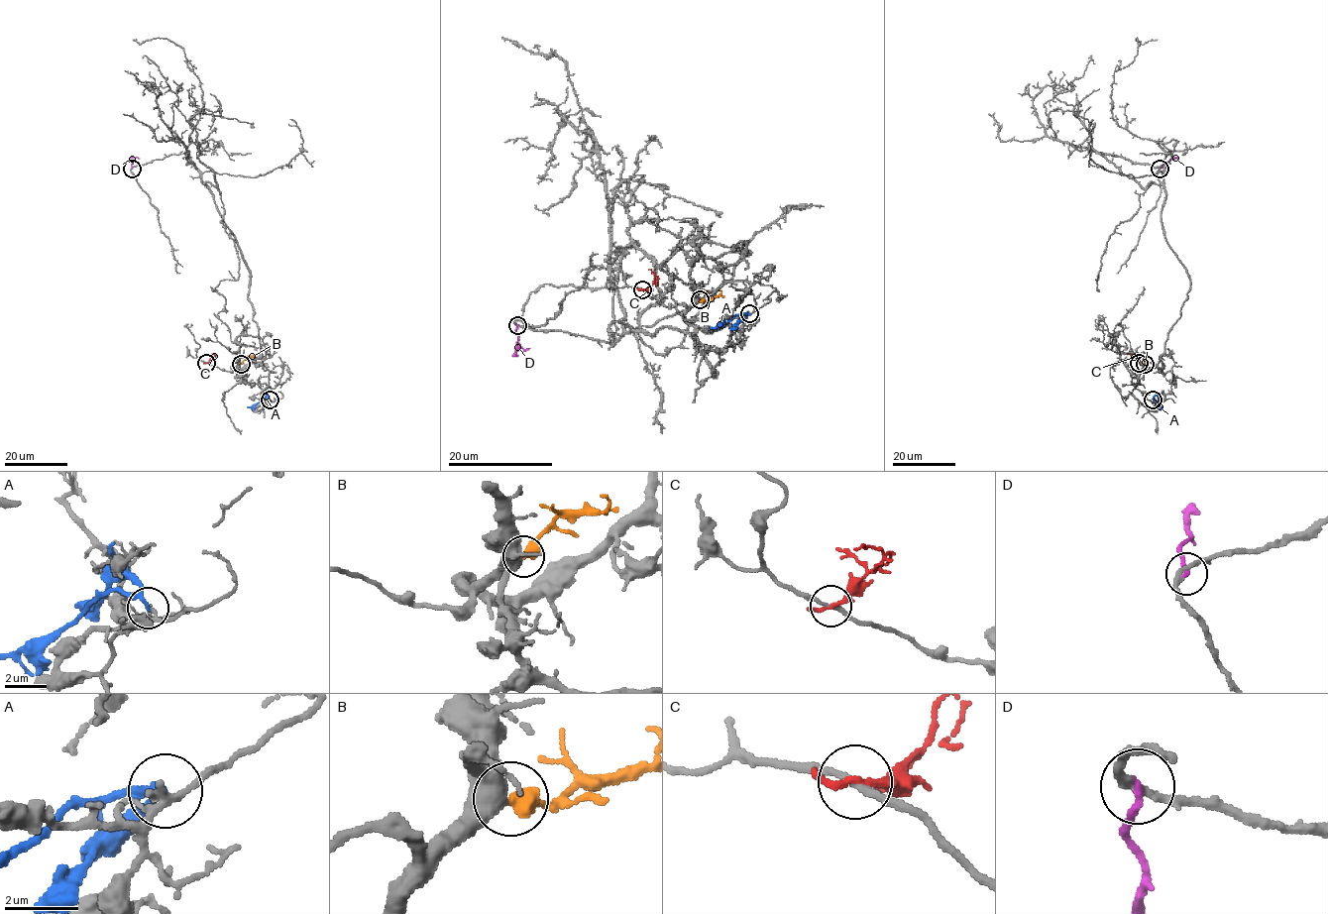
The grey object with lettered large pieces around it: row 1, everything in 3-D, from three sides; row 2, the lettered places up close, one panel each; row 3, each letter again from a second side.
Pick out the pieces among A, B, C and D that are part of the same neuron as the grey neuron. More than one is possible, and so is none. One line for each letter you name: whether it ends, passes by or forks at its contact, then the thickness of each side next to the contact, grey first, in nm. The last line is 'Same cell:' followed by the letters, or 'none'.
B: It ends there. Thickness 480 nm (grey) against 500 nm
Same cell: B

